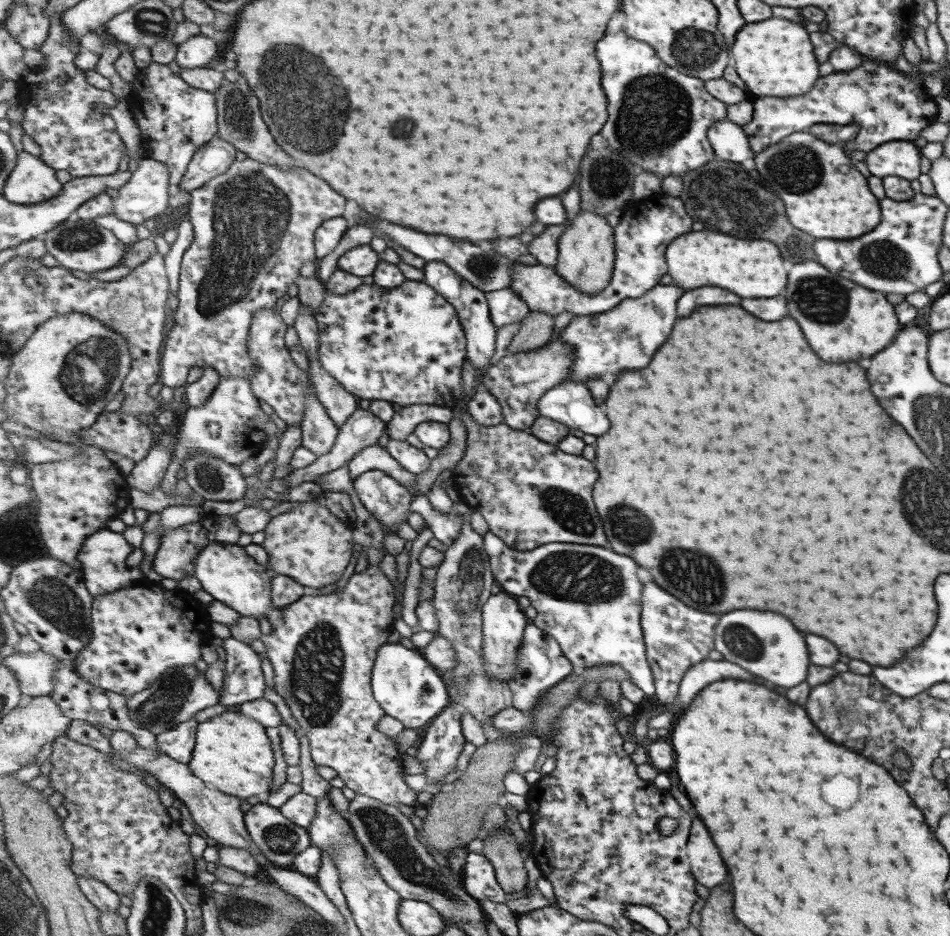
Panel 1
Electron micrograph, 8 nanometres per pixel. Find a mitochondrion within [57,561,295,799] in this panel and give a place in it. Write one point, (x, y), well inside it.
(162, 706)

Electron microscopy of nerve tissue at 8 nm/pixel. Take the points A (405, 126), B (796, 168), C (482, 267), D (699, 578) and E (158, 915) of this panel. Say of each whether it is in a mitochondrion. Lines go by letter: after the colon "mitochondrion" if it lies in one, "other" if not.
A: mitochondrion
B: mitochondrion
C: mitochondrion
D: mitochondrion
E: mitochondrion

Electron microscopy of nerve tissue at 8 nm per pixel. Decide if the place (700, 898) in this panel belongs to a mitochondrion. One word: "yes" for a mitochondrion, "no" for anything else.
no

